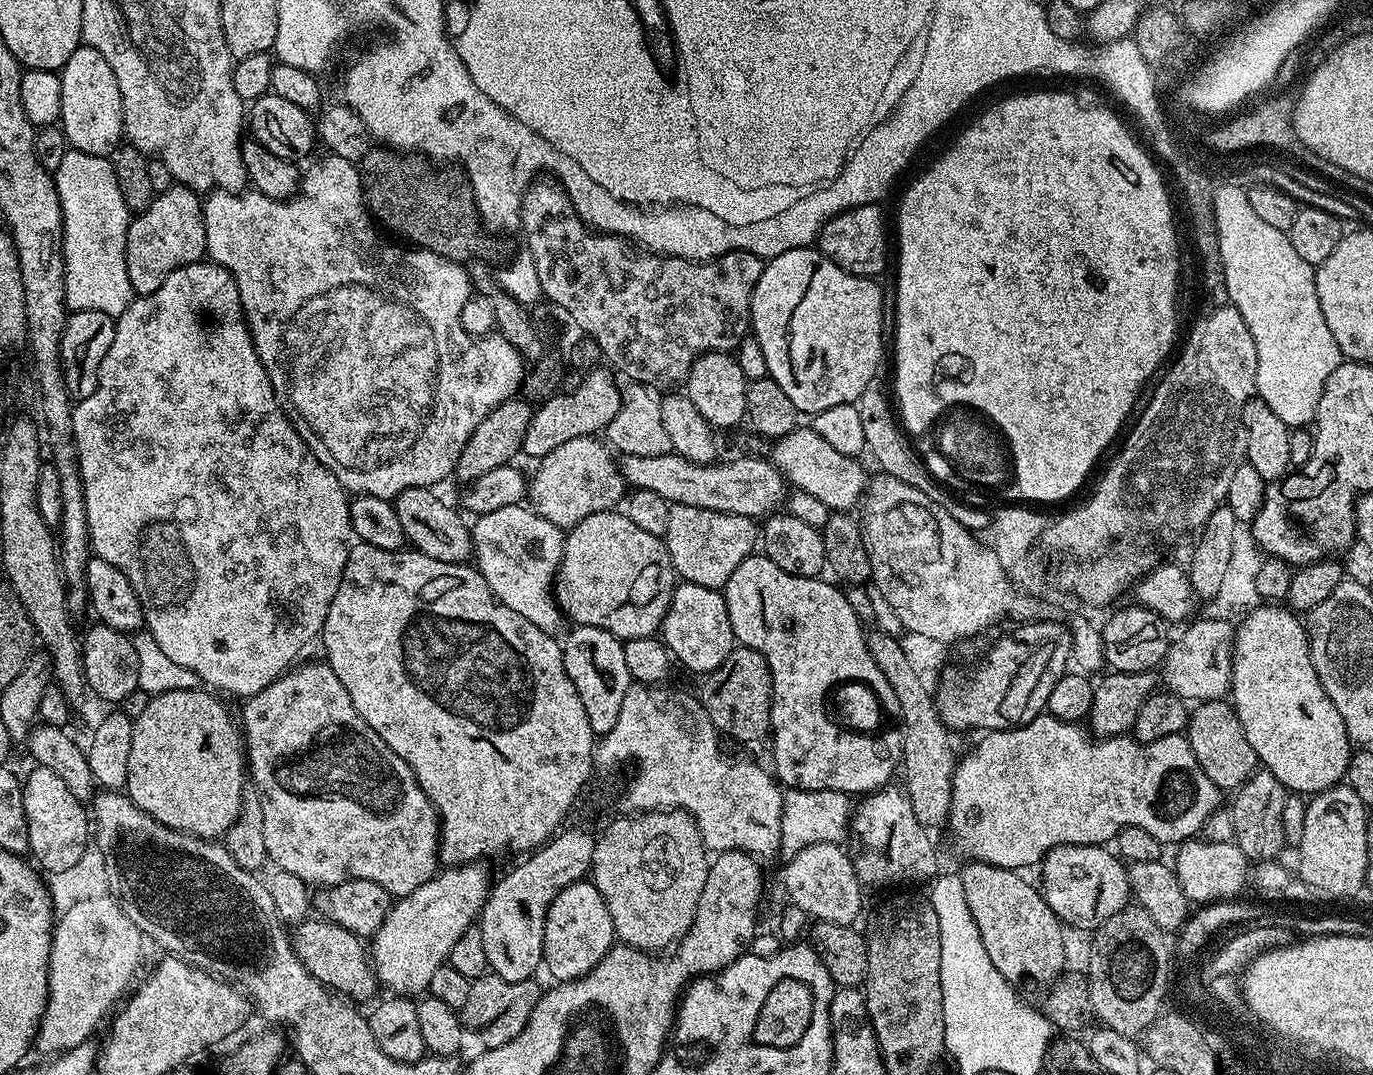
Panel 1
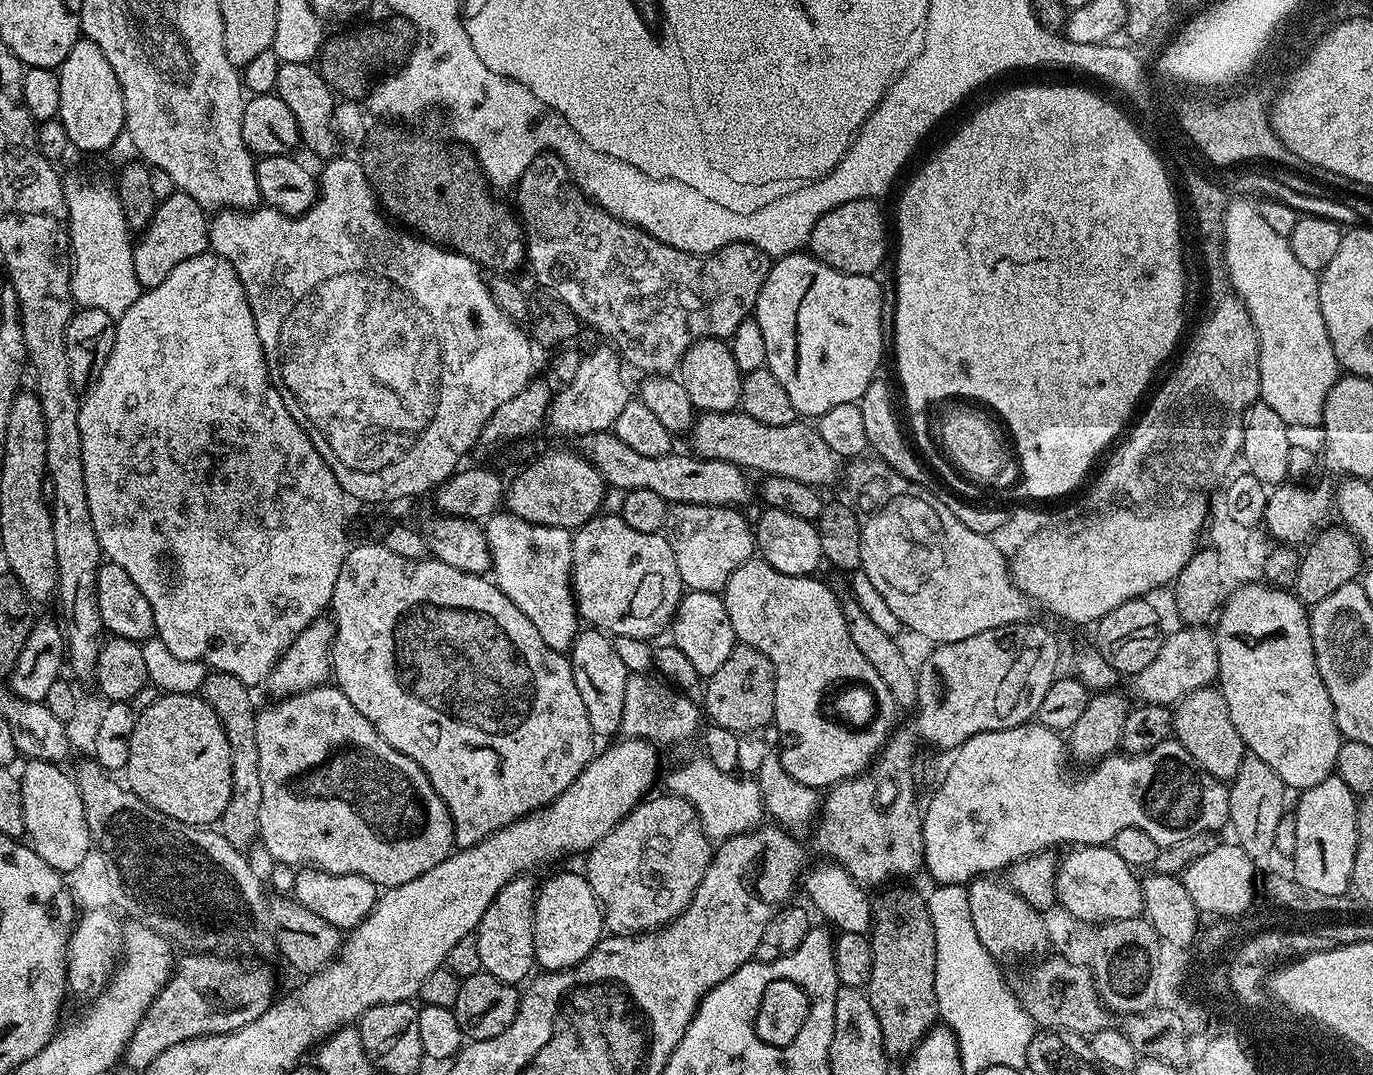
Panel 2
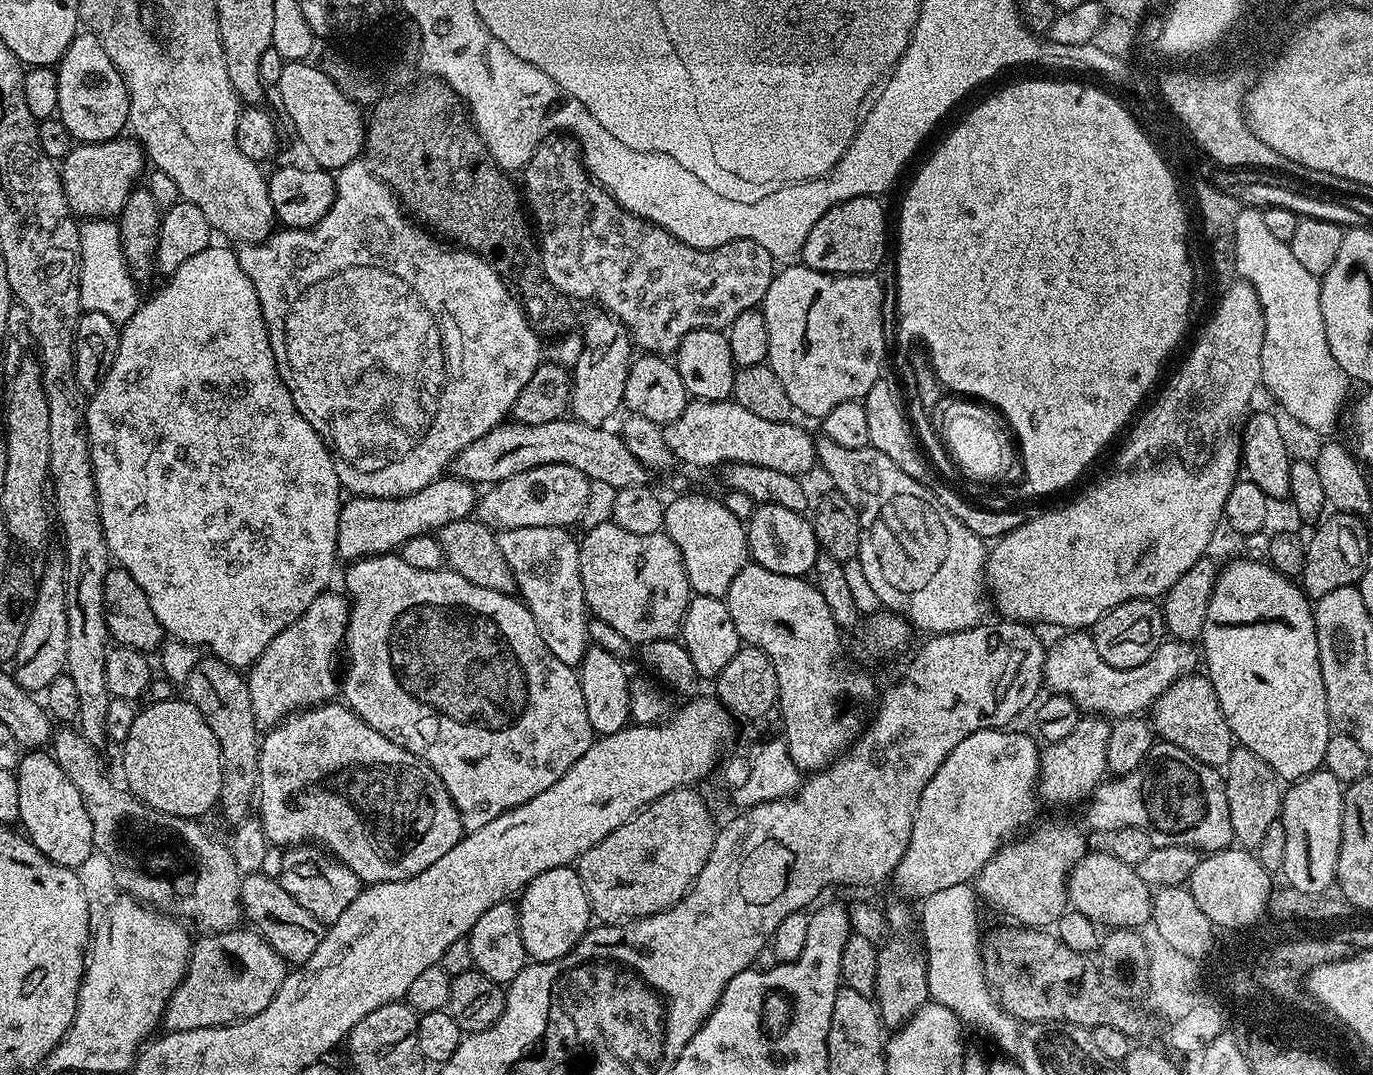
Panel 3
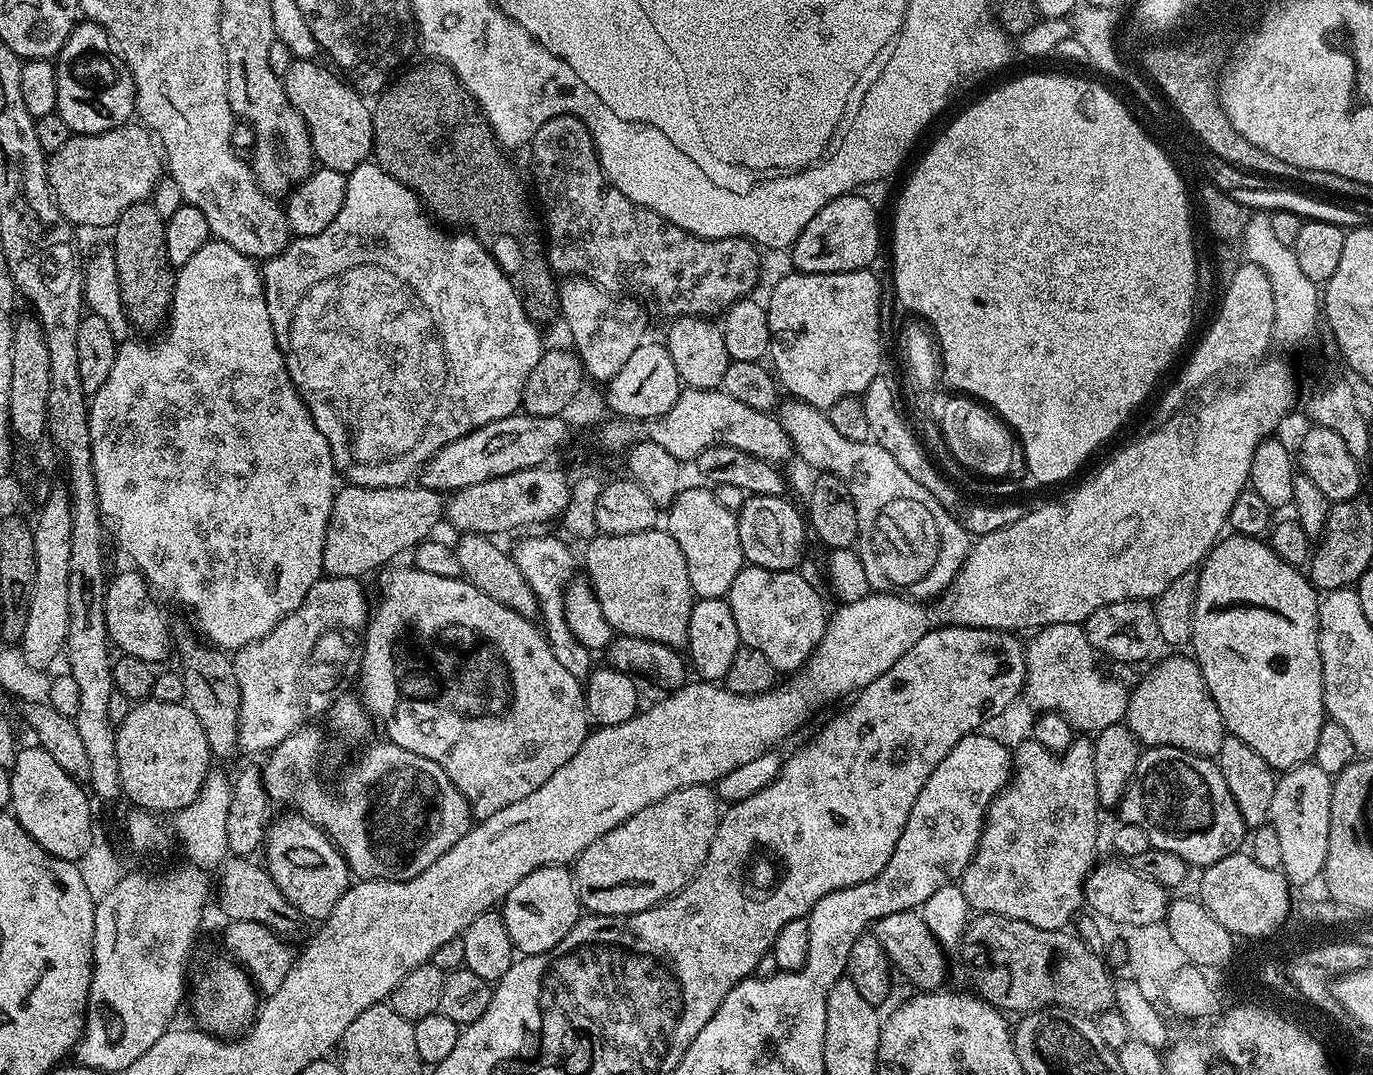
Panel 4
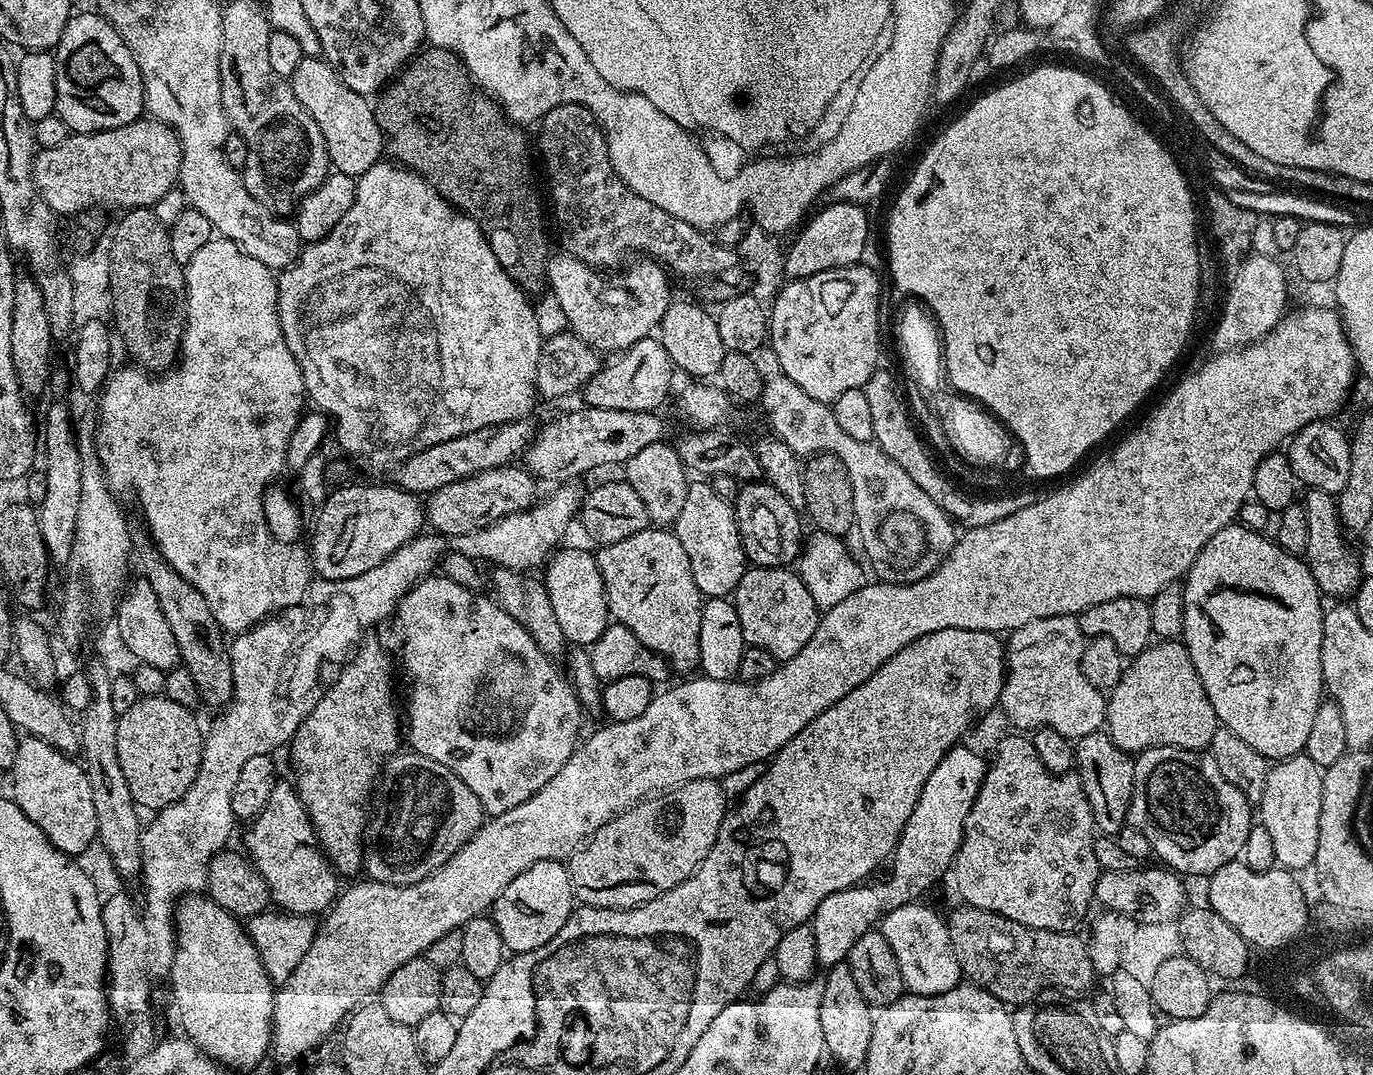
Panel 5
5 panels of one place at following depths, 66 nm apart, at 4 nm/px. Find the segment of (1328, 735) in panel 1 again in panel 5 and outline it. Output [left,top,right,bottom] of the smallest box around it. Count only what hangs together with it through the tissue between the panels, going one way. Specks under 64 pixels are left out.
[1182,522,1325,762]

